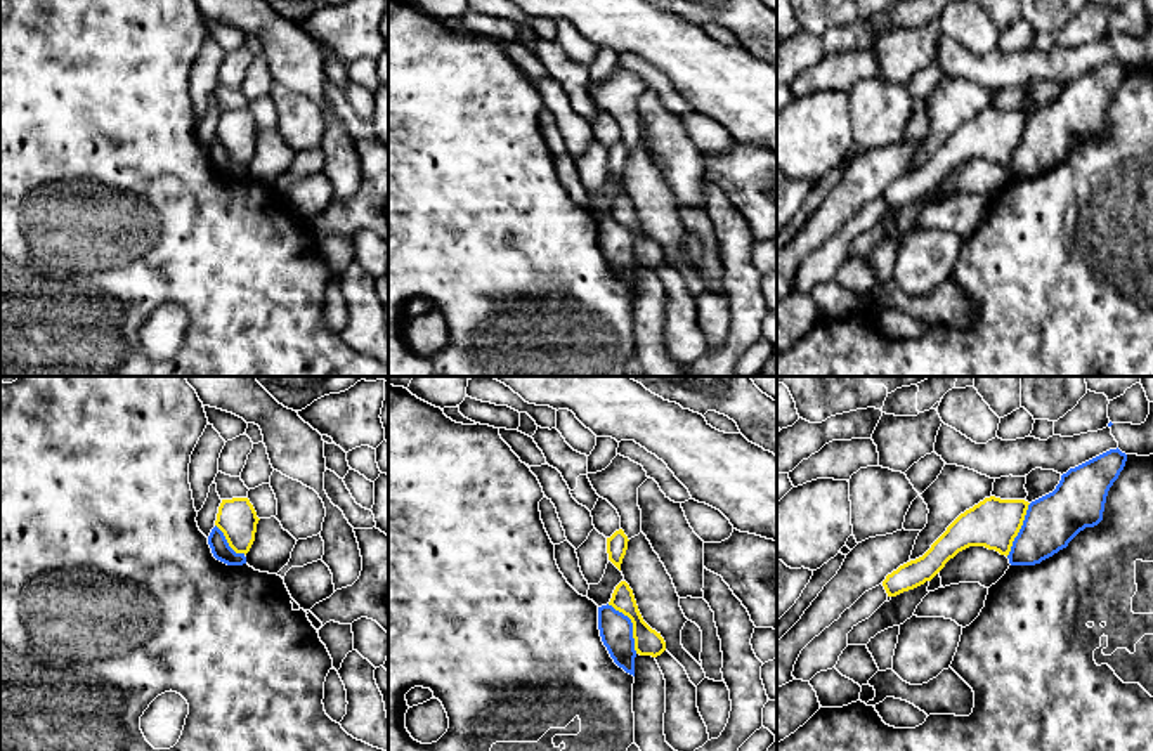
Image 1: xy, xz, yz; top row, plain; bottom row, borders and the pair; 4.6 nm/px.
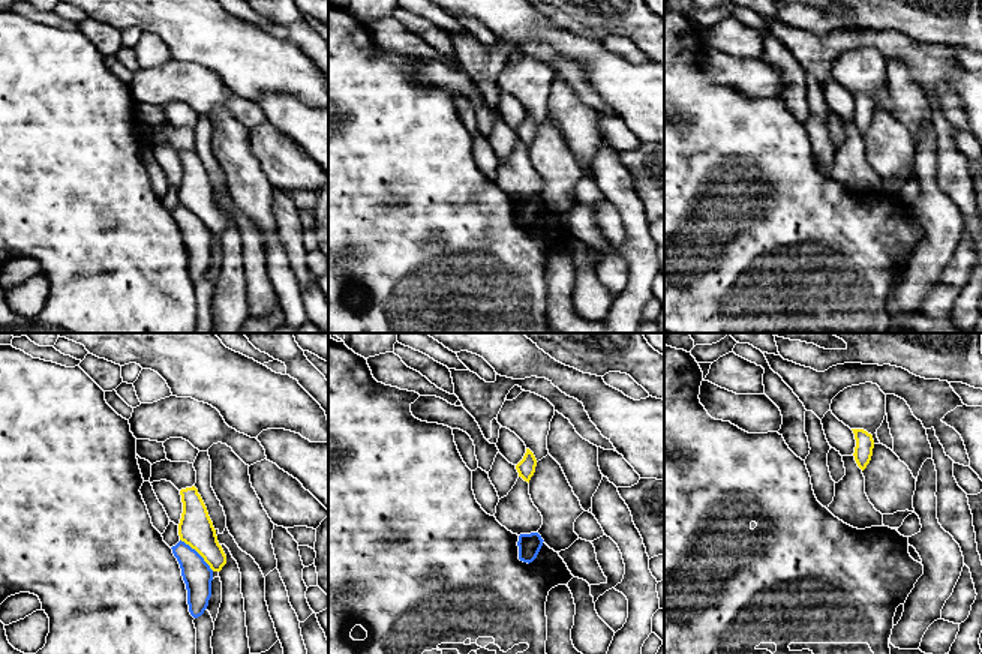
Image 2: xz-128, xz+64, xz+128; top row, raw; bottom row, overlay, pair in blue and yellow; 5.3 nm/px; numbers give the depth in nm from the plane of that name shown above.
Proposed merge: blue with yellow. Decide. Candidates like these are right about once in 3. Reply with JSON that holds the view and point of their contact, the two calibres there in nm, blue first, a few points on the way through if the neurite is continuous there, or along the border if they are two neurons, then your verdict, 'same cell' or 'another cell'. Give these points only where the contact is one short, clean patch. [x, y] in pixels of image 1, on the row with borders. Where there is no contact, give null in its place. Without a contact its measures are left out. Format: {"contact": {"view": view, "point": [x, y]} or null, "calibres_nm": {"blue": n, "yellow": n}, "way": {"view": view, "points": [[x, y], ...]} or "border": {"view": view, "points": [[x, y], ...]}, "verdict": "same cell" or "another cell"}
{"contact": {"view": "xz", "point": [631, 625]}, "calibres_nm": {"blue": 160, "yellow": 130}, "border": {"view": "xz", "points": [[607, 604], [630, 620], [633, 649], [637, 653]]}, "verdict": "another cell"}

